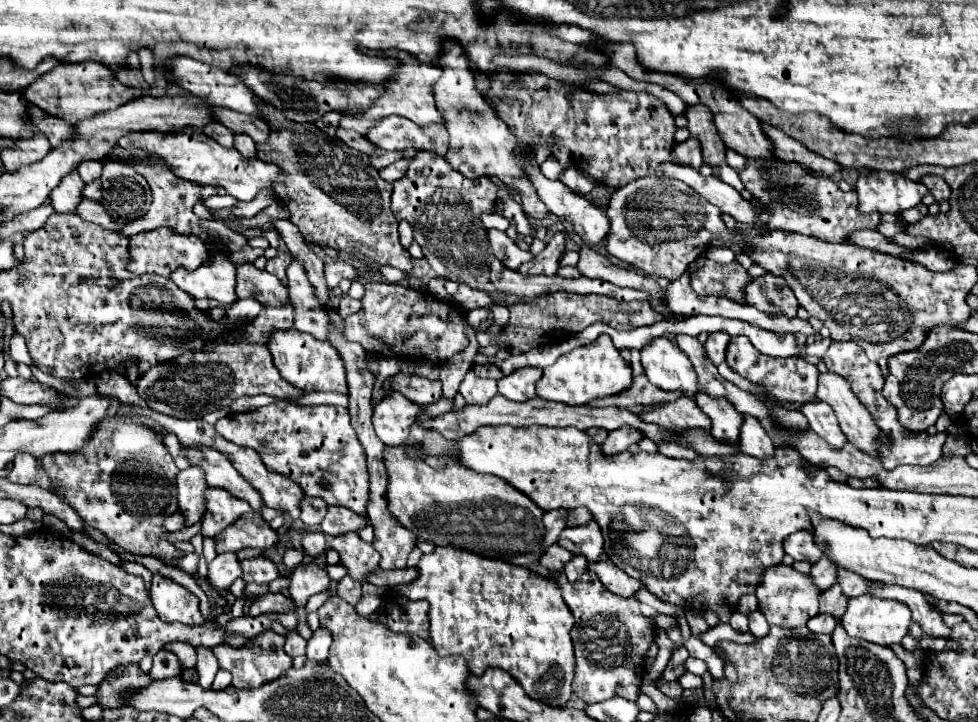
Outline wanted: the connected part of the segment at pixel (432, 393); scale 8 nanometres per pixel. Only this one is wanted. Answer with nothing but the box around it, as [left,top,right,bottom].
[391,371,441,407]

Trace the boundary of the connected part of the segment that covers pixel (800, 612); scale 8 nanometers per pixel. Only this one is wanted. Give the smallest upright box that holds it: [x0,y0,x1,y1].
[755,565,819,627]

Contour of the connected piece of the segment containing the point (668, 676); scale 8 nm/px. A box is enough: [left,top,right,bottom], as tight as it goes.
[661,647,689,681]

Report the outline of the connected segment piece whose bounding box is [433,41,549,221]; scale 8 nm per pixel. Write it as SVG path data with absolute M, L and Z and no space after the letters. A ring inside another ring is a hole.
M445 41L445 43L447 45L441 49L443 75L433 85L437 109L441 109L441 115L445 117L447 131L451 135L451 143L449 143L449 151L447 151L445 159L451 161L449 165L453 169L457 169L459 173L463 173L465 177L471 177L471 179L477 179L481 175L485 175L485 177L497 175L505 185L519 189L521 205L529 219L533 219L533 221L545 219L549 209L545 209L545 205L537 197L533 185L523 177L521 167L525 161L517 159L513 155L513 147L521 141L497 117L493 105L475 89L475 75L469 69L469 57L465 57L465 53L461 53L461 47L453 45L453 41Z

